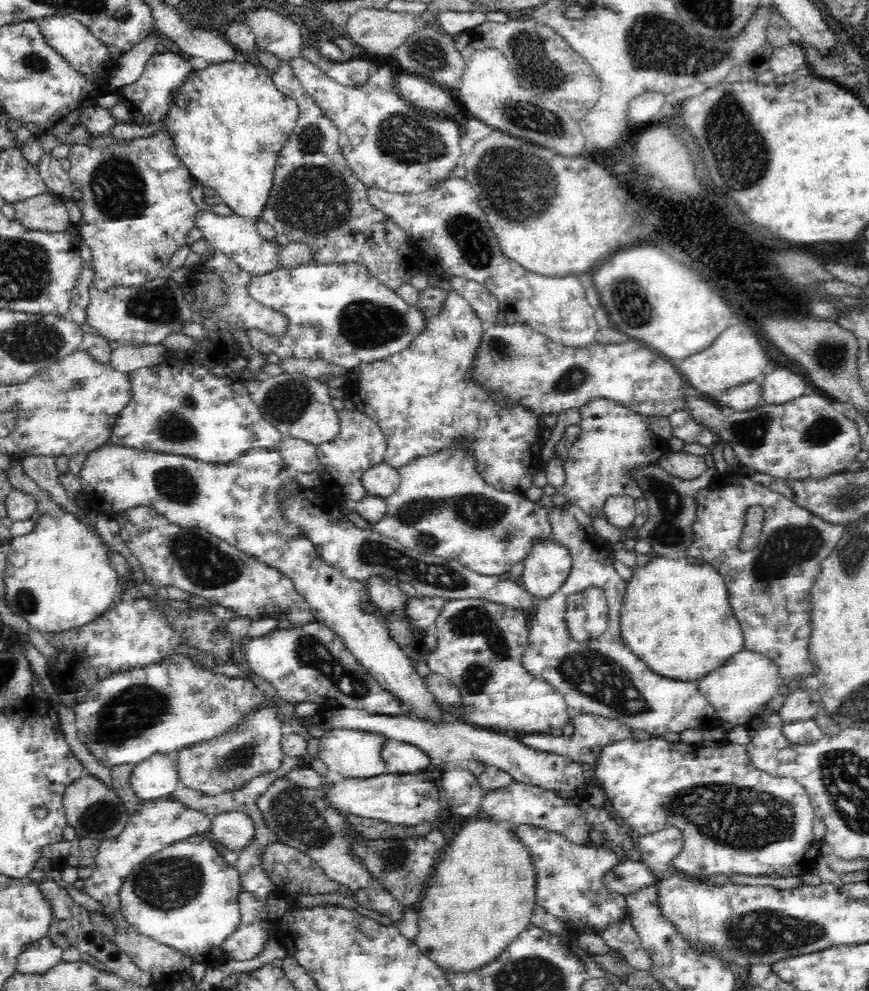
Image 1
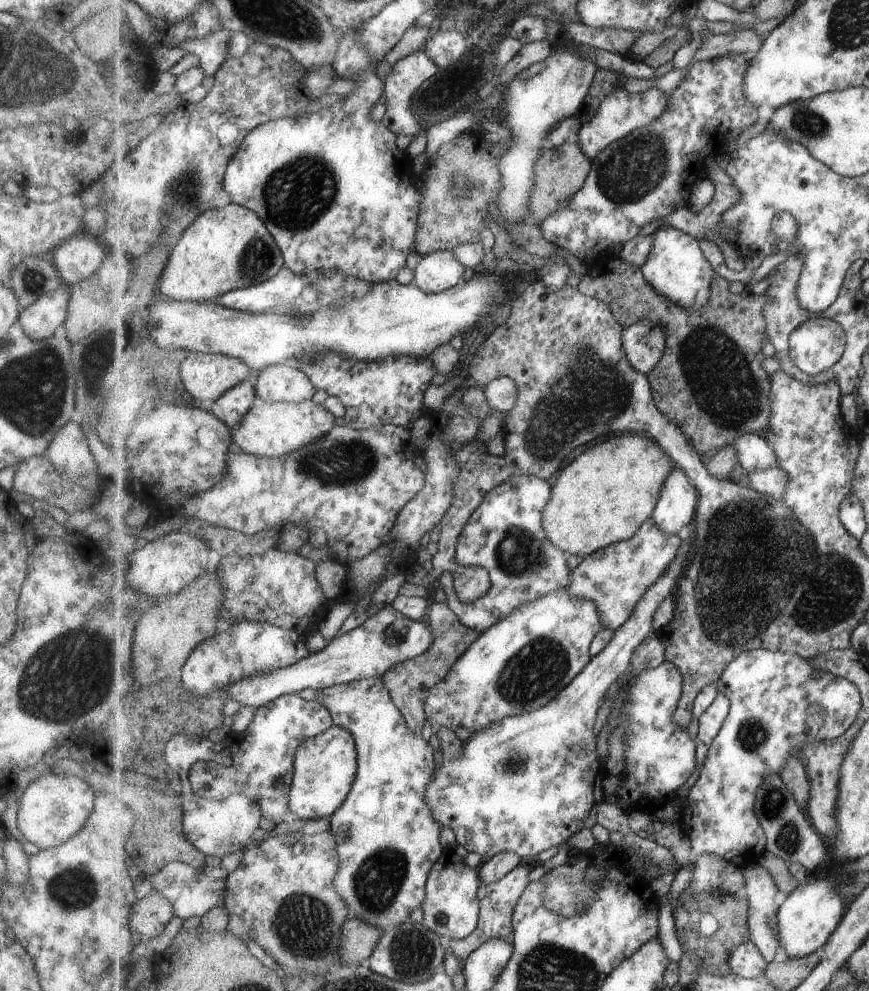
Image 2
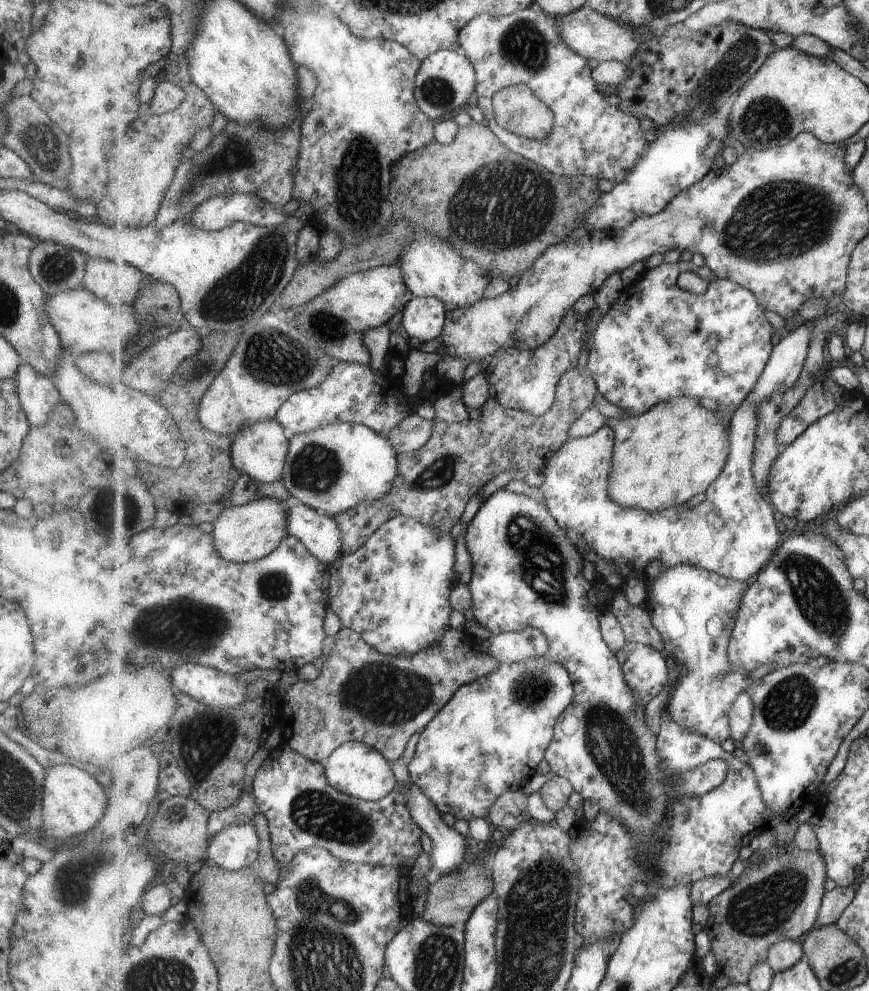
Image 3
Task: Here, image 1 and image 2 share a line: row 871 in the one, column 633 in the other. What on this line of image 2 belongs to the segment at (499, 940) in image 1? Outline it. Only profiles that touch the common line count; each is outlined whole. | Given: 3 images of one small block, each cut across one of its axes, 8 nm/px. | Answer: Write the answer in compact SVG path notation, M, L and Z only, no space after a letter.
M621 434L607 438L591 446L585 454L575 458L569 466L563 468L553 483L553 498L547 504L543 514L544 528L549 541L567 555L585 558L608 545L630 540L646 520L653 516L653 511L661 500L663 486L673 472L671 456L657 442L637 434Z

